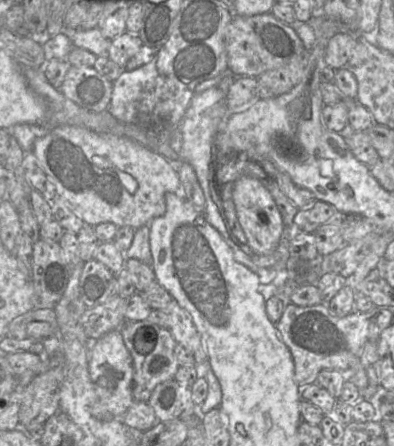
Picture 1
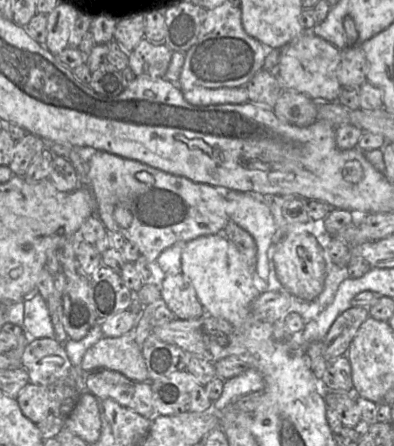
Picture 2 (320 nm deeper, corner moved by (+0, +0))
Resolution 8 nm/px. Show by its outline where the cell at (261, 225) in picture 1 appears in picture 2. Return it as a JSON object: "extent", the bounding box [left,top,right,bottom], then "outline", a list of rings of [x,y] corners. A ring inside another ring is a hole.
{"extent":[273,233,327,301],"outline":[[[287,233],[276,244],[273,262],[277,279],[291,295],[310,301],[322,292],[327,275],[327,263],[324,250],[313,235]]]}

